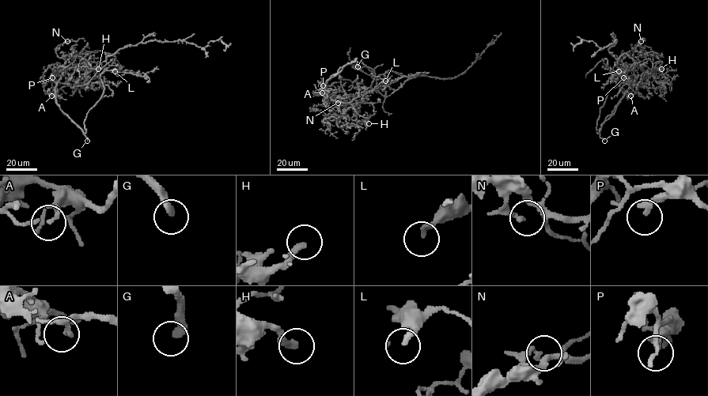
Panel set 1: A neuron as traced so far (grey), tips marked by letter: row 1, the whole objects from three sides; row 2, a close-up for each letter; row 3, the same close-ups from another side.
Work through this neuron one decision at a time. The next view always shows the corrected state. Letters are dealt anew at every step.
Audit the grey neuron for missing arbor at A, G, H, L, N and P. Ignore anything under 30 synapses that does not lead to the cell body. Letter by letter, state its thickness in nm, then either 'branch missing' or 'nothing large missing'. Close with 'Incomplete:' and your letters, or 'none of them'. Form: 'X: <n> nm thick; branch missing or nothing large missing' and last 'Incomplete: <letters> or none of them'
A: 140 nm thick; nothing large missing
G: 240 nm thick; branch missing
H: 240 nm thick; branch missing
L: 220 nm thick; branch missing
N: 190 nm thick; nothing large missing
P: 220 nm thick; nothing large missing
Incomplete: G, H, L

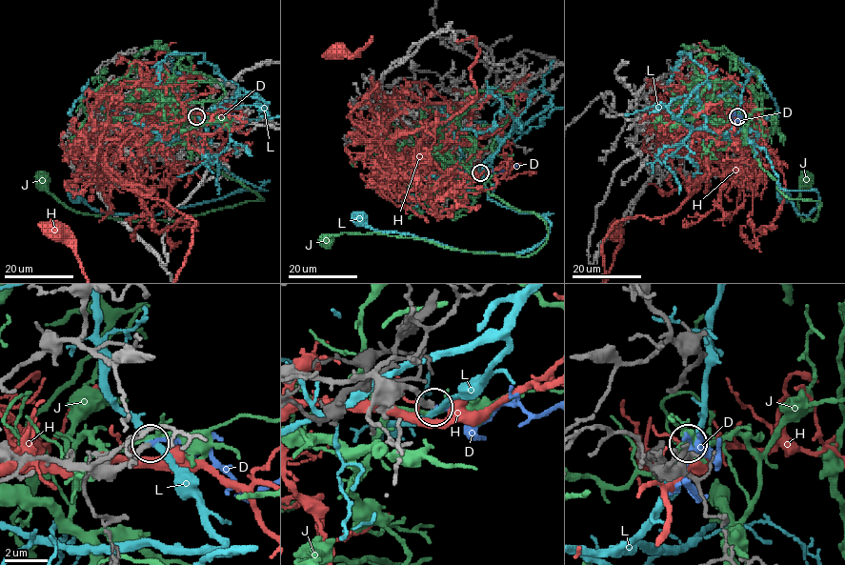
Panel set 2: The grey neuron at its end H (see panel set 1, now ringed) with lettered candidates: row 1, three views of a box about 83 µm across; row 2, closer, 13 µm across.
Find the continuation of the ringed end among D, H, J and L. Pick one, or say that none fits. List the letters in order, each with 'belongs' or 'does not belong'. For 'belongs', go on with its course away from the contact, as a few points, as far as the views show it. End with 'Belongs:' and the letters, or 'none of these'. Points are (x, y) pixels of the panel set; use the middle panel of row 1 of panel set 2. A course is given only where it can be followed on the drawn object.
D: belongs
H: does not belong
J: does not belong
L: does not belong
Belongs: D

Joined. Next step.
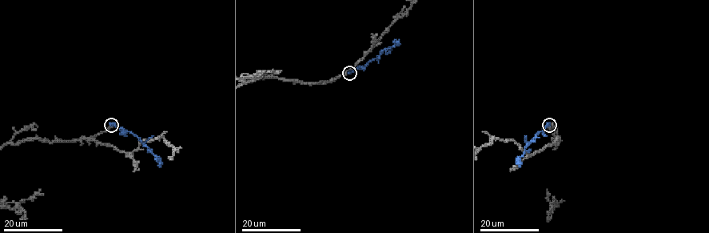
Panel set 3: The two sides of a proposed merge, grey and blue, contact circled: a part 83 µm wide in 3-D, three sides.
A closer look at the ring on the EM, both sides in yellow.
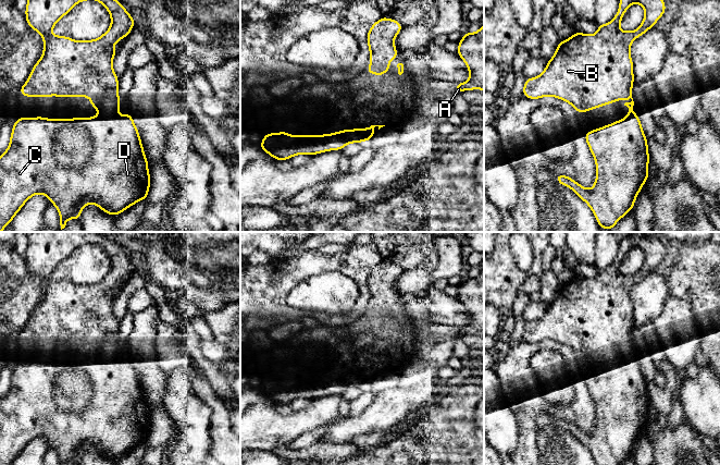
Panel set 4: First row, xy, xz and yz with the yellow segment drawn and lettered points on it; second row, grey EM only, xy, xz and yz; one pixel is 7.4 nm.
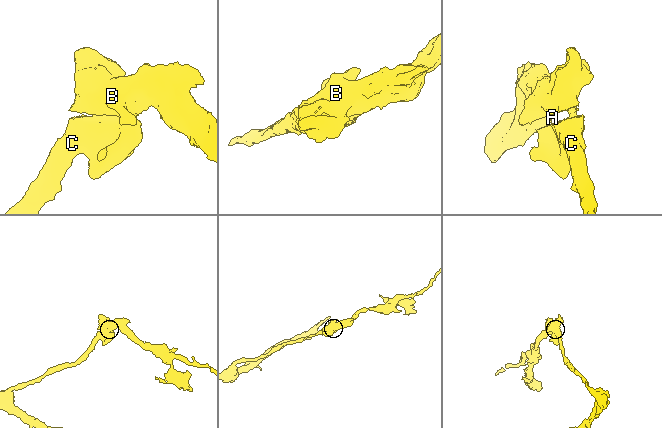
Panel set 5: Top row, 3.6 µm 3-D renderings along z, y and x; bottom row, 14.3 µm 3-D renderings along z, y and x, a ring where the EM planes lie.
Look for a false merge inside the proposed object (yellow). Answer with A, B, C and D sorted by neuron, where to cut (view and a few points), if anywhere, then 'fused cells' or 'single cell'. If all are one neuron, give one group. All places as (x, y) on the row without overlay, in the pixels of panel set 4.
A B C D | no cut | single cell

